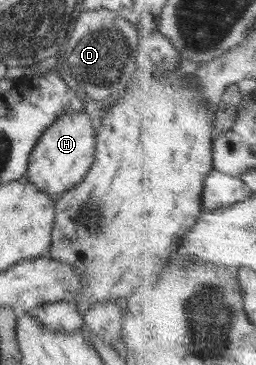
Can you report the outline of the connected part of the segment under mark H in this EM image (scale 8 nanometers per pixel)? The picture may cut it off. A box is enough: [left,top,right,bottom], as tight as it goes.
[25,110,97,196]

